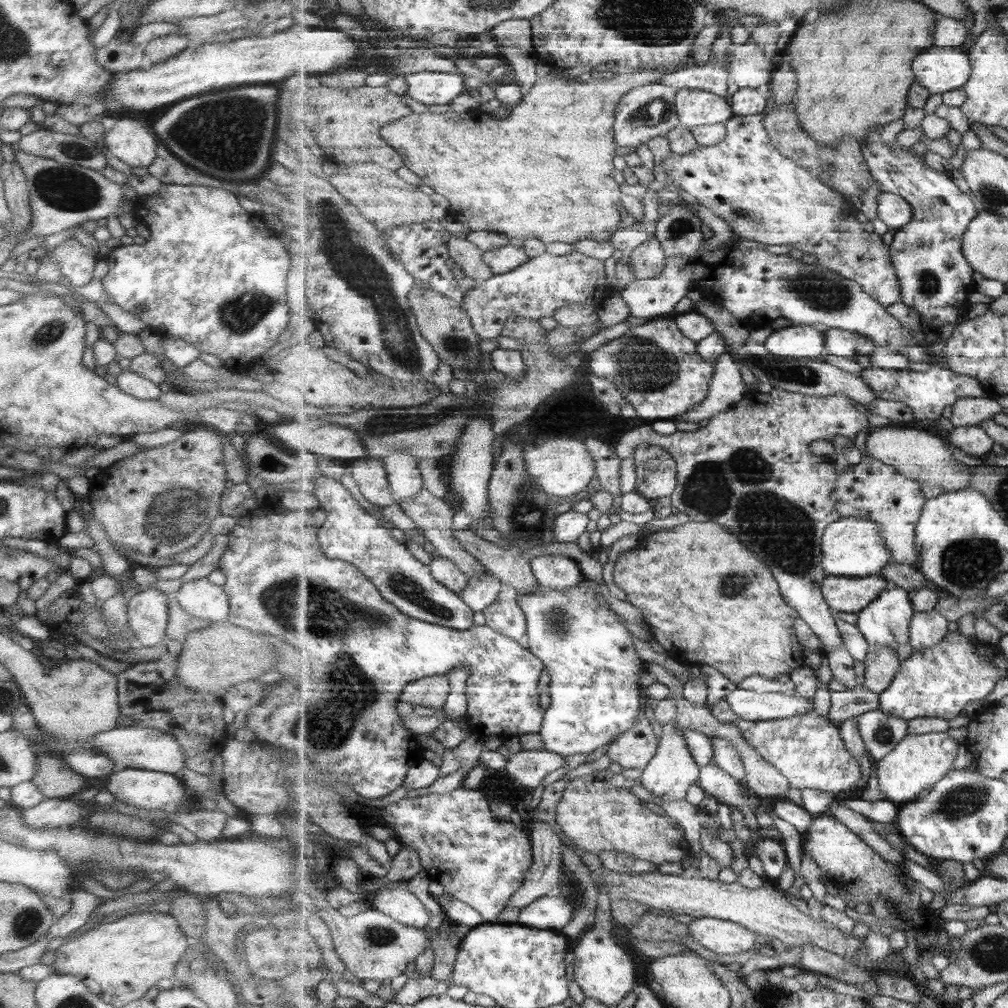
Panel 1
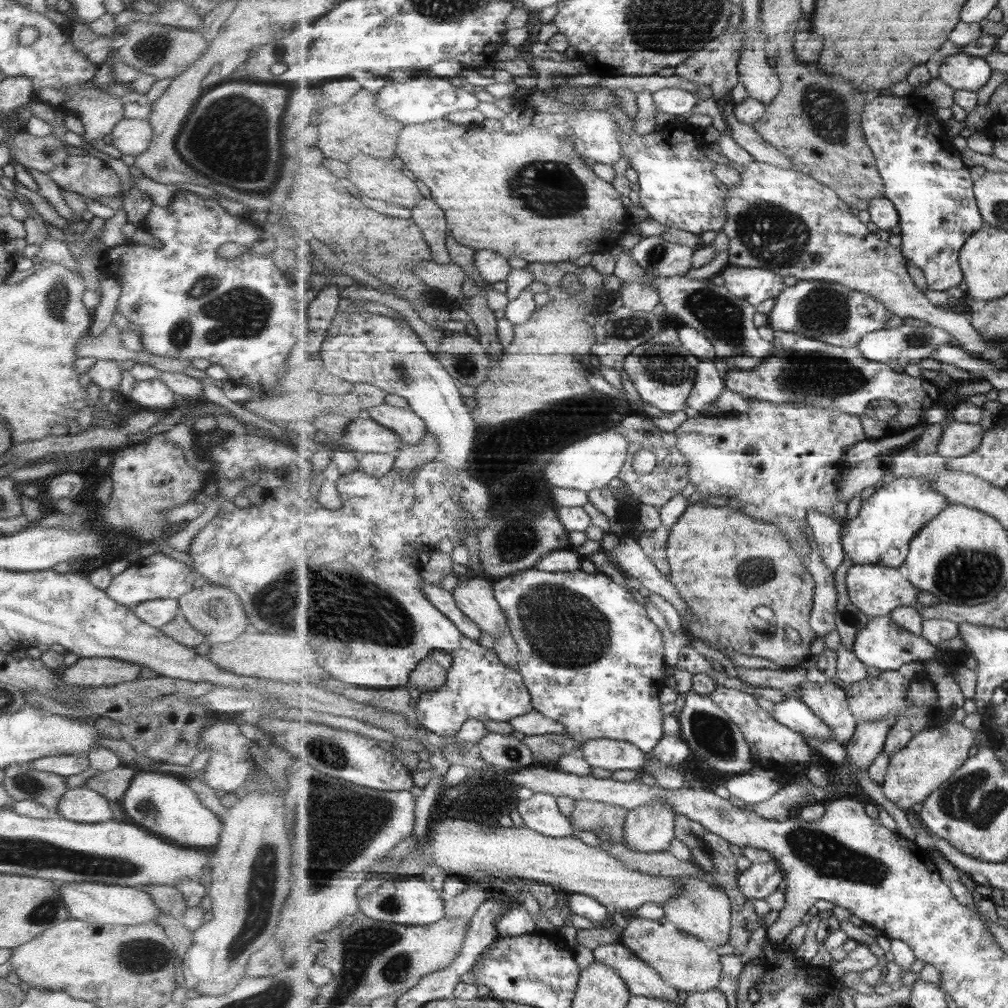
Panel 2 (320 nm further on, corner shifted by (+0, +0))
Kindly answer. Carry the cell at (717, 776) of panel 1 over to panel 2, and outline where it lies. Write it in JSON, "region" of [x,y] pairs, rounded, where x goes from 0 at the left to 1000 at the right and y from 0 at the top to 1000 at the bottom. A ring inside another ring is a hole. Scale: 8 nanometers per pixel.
{"region":[[[749,759],[743,767],[727,769],[719,776],[719,780],[725,789],[738,794],[741,798],[751,799],[775,786],[777,778],[771,774],[772,769],[769,765]]]}

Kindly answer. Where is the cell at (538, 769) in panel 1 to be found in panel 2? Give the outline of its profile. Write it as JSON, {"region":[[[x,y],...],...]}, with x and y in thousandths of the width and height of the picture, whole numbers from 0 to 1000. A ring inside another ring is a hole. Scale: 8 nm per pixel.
{"region":[[[483,727],[473,737],[472,745],[485,757],[504,765],[535,758],[521,735],[511,732],[508,727]]]}

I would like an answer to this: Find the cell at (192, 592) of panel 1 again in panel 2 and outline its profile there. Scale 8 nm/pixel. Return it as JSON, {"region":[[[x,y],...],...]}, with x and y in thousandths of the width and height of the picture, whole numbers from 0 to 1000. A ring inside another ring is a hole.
{"region":[[[203,579],[199,583],[182,588],[176,595],[178,608],[195,626],[202,631],[206,639],[223,639],[239,631],[243,626],[245,611],[236,591],[219,581]]]}

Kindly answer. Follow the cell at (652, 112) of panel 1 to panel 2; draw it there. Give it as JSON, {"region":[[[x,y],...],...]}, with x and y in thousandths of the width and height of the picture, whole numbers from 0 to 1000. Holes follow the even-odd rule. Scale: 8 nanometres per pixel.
{"region":[[[600,110],[563,113],[562,122],[570,136],[570,149],[576,155],[604,165],[616,159],[617,143],[611,134],[613,123],[606,113]]]}

